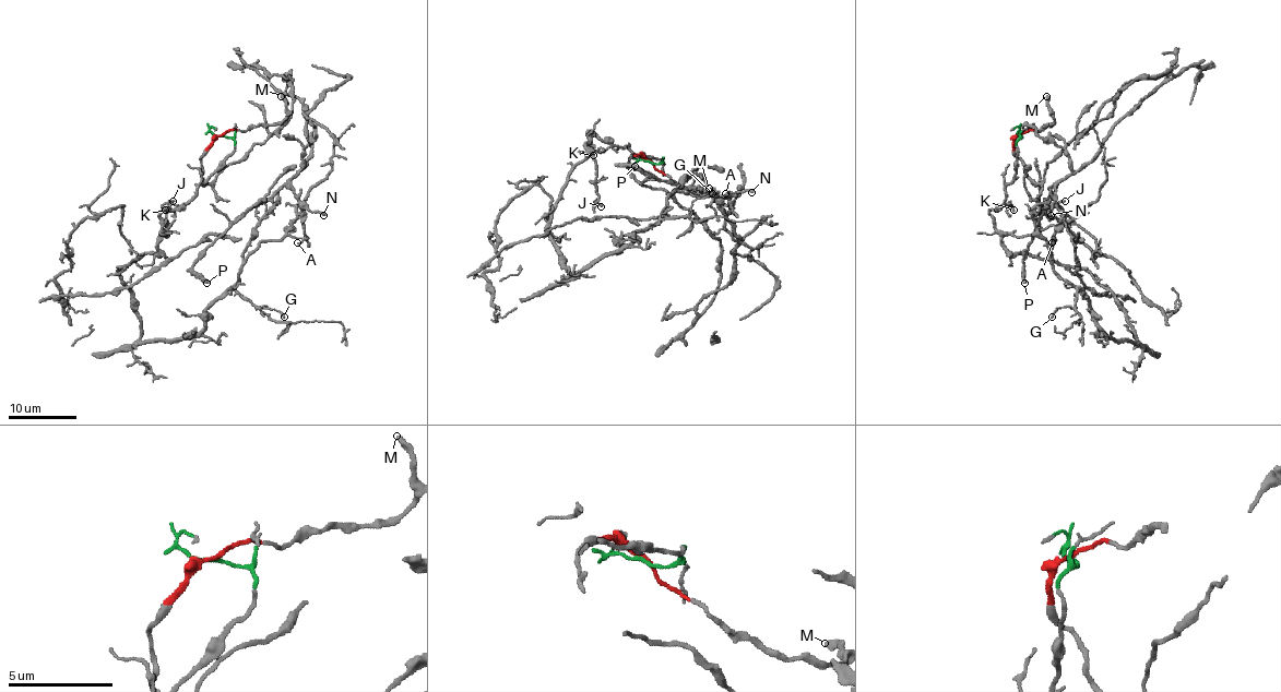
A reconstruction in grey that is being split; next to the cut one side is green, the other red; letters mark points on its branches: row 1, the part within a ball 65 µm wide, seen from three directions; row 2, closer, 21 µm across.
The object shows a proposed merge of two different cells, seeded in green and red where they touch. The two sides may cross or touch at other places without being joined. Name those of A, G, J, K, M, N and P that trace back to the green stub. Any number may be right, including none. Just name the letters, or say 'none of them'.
A, G, J, K

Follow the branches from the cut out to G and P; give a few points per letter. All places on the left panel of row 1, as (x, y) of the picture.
G: (221, 135), (235, 151), (162, 212), (158, 252), (119, 271), (140, 338), (193, 337), (233, 289), (283, 317)
P: (221, 135), (211, 183), (287, 119), (273, 75), (310, 151), (201, 254), (208, 283)

